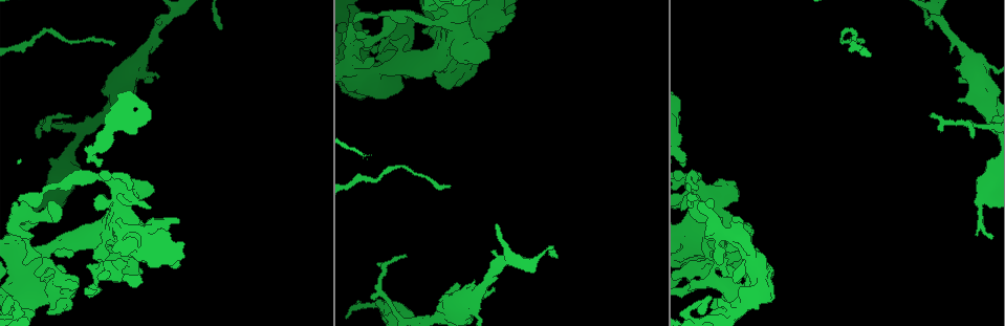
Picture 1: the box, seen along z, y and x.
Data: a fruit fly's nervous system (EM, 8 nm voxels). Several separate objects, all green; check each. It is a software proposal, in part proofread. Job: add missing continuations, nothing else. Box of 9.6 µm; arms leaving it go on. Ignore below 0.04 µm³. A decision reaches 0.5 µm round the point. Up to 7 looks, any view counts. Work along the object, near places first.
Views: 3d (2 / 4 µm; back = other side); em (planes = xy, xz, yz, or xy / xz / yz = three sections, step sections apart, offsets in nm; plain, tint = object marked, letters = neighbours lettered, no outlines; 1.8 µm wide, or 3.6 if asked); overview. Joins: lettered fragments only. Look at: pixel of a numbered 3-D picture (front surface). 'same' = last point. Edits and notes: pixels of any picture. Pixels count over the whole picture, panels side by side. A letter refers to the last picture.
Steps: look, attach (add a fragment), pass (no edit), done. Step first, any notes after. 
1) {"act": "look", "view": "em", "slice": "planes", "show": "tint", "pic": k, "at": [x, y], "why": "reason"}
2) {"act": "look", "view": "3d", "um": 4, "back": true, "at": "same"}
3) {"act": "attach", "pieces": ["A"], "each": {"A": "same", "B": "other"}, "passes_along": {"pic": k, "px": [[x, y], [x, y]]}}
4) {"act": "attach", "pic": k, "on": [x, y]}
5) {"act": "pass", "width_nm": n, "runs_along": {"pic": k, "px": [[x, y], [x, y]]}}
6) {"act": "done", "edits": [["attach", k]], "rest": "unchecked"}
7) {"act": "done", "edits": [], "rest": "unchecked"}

{"act": "look", "view": "3d", "um": 2, "pic": 1, "at": [46, 250], "why": "looks like a crossing"}

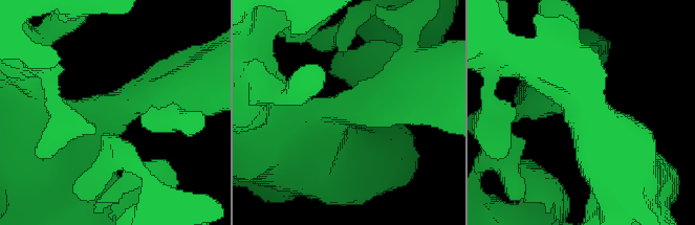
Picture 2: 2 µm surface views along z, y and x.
{"act": "look", "view": "em", "slice": "planes", "show": "letters", "pic": 2, "at": [109, 117], "arms": 4}

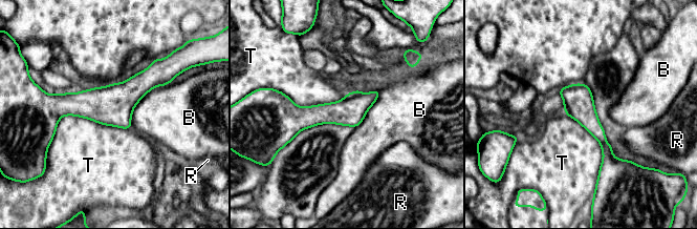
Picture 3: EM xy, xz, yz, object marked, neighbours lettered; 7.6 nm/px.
{"act": "pass", "width_nm": 220, "each": {"B": "other", "R": "other", "T": "other"}, "runs_along": {"pic": 3, "px": [[167, 81], [49, 106]]}, "found": "no lettered fragment goes on from it"}

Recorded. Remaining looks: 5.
{"act": "look", "view": "em", "um": 3.6, "slice": "planes", "show": "letters", "pic": 1, "at": [123, 262], "why": "abrupt turn"}

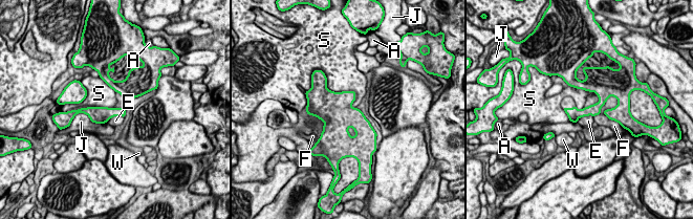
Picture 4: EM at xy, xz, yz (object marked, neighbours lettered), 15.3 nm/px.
{"act": "pass", "each": {"A": "other", "E": "other", "F": "other", "J": "other", "S": "other", "W": "other"}, "border": {"pic": 4, "px": [[326, 82], [330, 90], [355, 92]]}, "found": "no lettered fragment goes on from it"}

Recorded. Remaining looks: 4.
{"act": "look", "view": "em", "slice": "planes", "show": "letters", "pic": 1, "at": [168, 225], "why": "thick turns thin"}

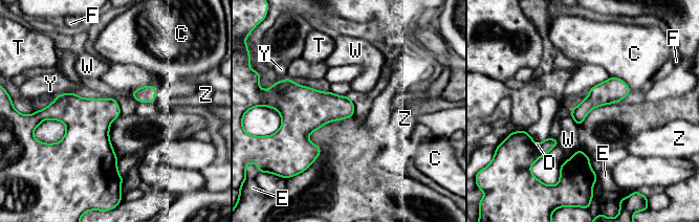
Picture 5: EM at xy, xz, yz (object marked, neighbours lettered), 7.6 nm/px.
{"act": "pass", "each": {"C": "other", "D": "other", "E": "other", "F": "other", "T": "other", "W": "other", "Y": "other", "Z": "other"}, "border": {"pic": 5, "px": [[570, 115], [577, 126]]}, "found": "no lettered fragment goes on from it"}

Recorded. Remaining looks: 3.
{"act": "done", "edits": [], "rest": "unchecked"}

